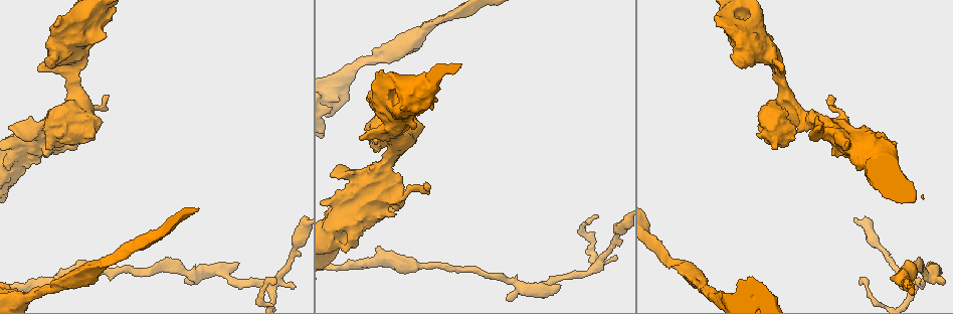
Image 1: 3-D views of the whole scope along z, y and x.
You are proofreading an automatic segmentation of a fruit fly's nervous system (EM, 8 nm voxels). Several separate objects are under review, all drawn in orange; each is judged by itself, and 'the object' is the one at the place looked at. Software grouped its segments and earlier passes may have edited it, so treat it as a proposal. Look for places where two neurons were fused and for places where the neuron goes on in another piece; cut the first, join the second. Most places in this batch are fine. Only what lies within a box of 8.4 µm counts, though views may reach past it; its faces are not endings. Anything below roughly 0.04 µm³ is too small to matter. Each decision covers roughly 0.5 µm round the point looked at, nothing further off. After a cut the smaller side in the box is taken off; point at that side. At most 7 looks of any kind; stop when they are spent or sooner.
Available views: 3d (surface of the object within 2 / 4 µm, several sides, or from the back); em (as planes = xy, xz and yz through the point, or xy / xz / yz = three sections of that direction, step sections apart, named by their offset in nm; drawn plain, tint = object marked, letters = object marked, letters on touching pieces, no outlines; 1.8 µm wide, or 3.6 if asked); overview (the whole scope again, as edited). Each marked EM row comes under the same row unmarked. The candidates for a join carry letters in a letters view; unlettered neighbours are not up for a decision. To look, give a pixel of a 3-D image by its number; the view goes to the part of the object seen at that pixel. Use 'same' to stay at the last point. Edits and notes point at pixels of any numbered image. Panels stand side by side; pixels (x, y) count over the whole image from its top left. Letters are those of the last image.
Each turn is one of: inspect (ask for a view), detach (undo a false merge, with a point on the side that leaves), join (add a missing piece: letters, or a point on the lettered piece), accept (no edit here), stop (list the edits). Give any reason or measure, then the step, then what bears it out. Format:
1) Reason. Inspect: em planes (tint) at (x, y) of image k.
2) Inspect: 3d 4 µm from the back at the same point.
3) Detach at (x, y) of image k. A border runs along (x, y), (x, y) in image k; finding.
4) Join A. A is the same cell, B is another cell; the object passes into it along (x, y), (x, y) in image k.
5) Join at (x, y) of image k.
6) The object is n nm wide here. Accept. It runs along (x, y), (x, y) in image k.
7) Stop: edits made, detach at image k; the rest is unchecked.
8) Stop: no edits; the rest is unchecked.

Thick turns thin. Inspect: 3d 4 µm at (48, 290) of image 1.

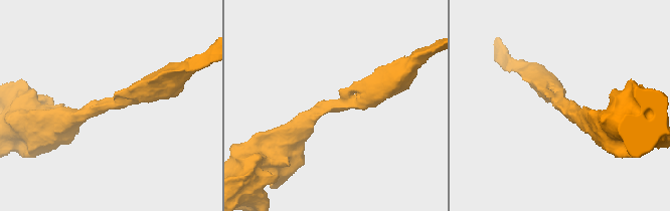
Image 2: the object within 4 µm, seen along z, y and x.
The arms are 300, 400 nm wide. Inspect: em planes (tint) at (338, 105) of image 2.

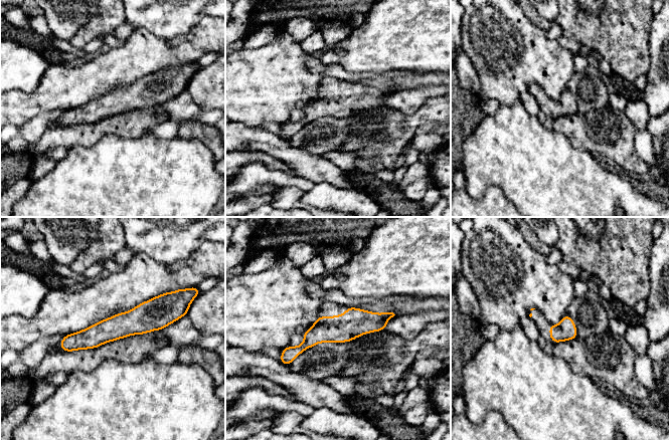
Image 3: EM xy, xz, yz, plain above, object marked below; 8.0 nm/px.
What lies round it. Inspect: em planes (letters) at the same point.

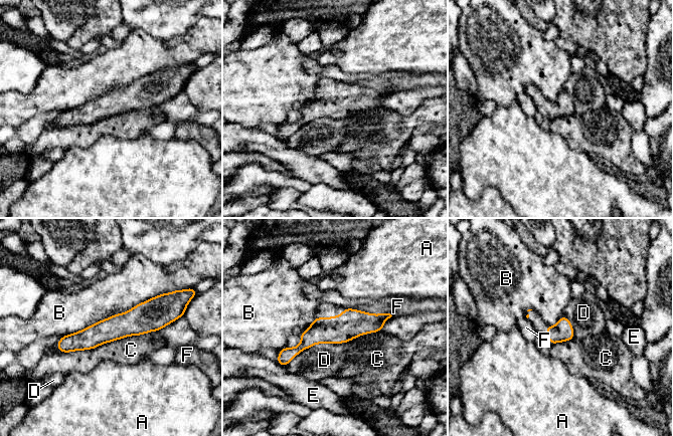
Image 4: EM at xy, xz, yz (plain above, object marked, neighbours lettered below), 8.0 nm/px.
Accept. A, B, C, D, E and F are other cells; it runs along (387, 315), (322, 330), (284, 362) in image 4; one neuron here.

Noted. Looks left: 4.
Thick turns thin. Inspect: em planes (tint) at (357, 262) of image 1.

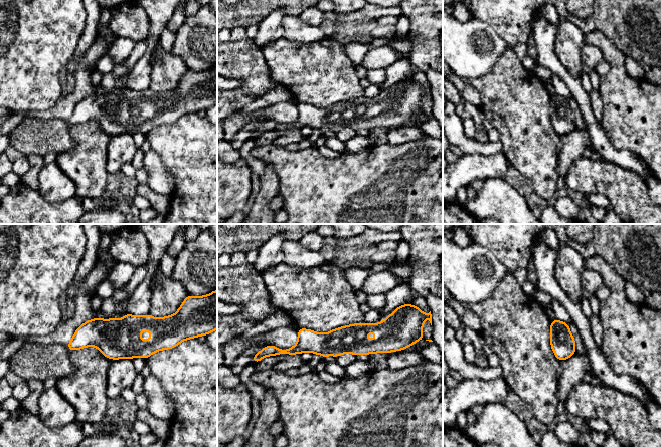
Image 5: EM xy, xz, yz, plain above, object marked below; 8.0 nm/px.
Inspect: em planes (letters) at the same point.

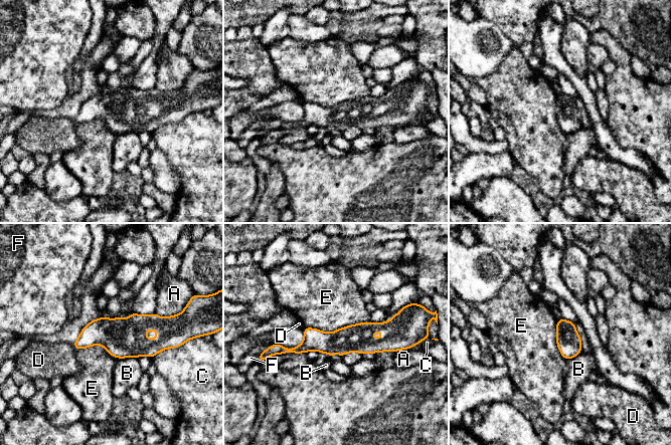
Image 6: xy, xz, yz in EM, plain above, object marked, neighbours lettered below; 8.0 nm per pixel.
The longest contact is with E, 550 nm. Accept. A, B, C, D, E and F are other cells; all the same neuron.

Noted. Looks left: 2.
Free end. Inspect: 3d 2 µm from the back at (398, 203) of image 1.

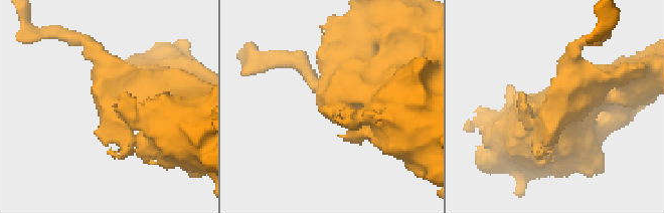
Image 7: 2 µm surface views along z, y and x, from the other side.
Inspect: em yz step 16 (letters) at (96, 132) of image 7.

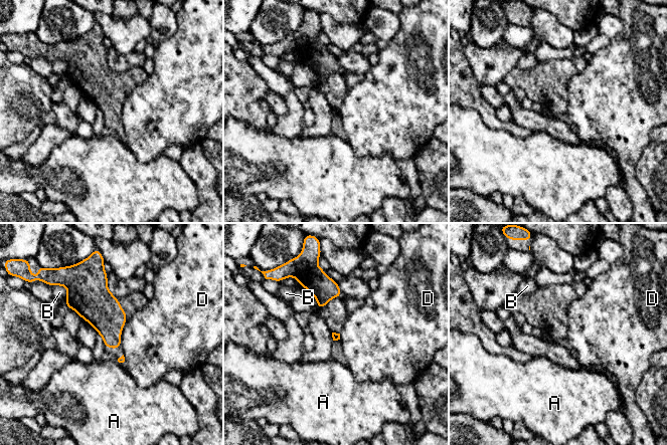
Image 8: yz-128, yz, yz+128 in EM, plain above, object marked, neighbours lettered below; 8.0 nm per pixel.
Accept. A, B and D are other cells; a border runs along (127, 317), (121, 329) in image 8; none of them fits.

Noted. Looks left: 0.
Stop: no edits; the rest is unchecked.

